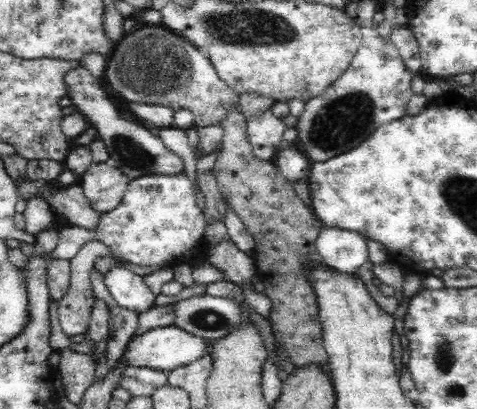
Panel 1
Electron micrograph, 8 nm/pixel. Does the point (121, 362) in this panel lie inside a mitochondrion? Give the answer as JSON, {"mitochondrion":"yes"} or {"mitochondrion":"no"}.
{"mitochondrion":"no"}

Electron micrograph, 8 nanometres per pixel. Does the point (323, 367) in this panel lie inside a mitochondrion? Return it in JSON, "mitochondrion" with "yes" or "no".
{"mitochondrion":"no"}

